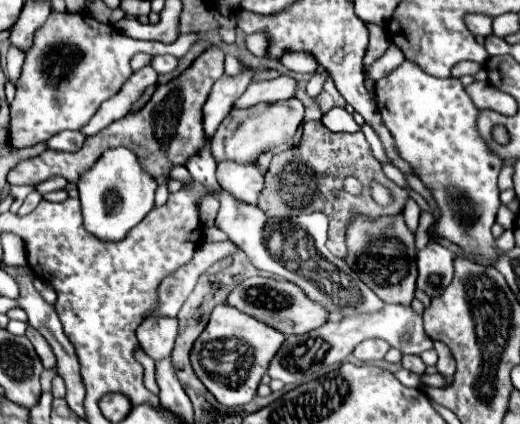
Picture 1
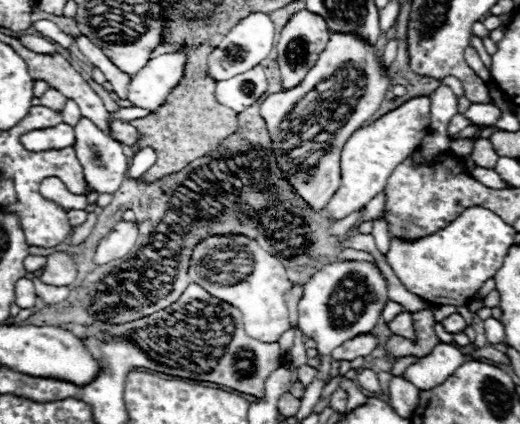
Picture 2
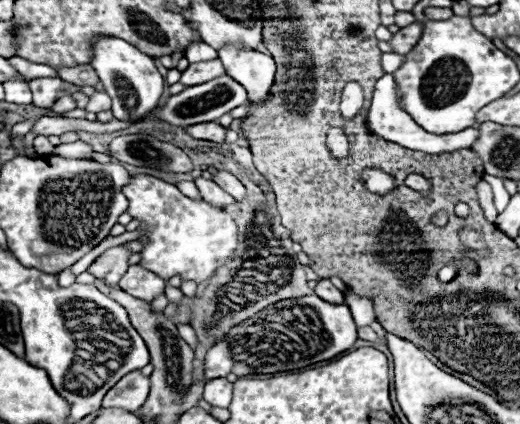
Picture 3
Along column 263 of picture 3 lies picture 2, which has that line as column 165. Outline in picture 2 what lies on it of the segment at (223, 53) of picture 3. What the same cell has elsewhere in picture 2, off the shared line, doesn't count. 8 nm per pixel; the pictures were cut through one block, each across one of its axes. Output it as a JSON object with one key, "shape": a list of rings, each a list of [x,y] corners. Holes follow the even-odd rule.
{"shape":[[[186,50],[168,52],[152,58],[128,84],[128,100],[138,108],[156,110],[162,106],[170,90],[184,76]]]}

